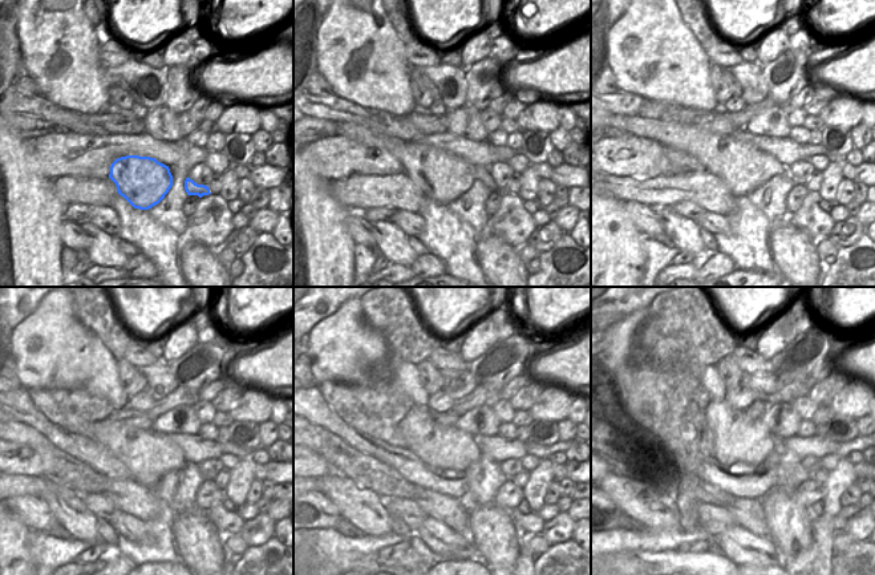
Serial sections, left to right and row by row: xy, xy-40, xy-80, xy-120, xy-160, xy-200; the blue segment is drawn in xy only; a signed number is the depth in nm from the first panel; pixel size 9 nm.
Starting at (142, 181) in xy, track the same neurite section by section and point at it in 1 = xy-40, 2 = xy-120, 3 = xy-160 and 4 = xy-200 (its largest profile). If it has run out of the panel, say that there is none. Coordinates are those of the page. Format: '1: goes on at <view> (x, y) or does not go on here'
1: goes on at xy-40 (441, 175)
2: goes on at xy-120 (148, 454)
3: goes on at xy-160 (441, 448)
4: goes on at xy-200 (736, 440)

